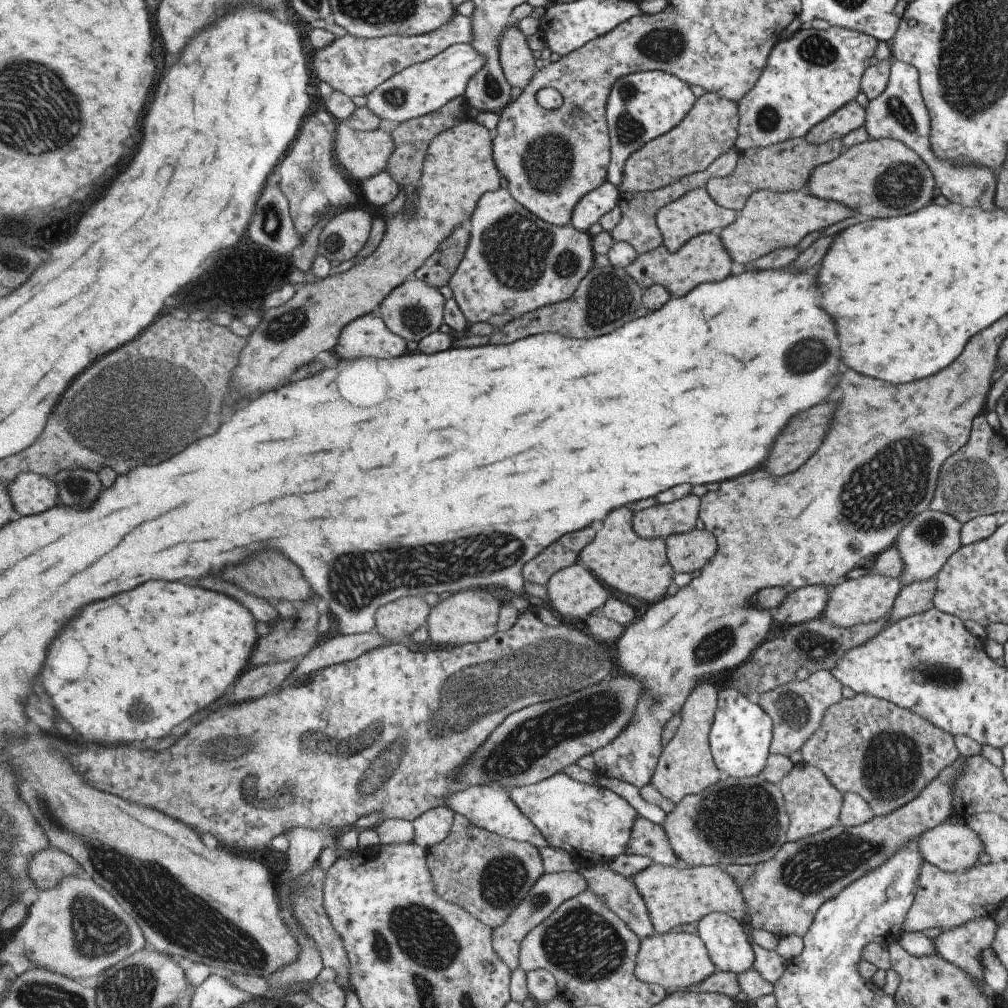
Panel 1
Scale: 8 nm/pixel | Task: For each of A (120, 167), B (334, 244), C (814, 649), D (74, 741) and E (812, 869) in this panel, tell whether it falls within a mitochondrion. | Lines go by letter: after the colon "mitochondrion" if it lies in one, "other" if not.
A: other
B: mitochondrion
C: mitochondrion
D: other
E: mitochondrion

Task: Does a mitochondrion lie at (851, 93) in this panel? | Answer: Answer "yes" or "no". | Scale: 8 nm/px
no

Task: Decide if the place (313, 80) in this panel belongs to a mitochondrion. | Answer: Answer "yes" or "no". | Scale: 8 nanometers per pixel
no

